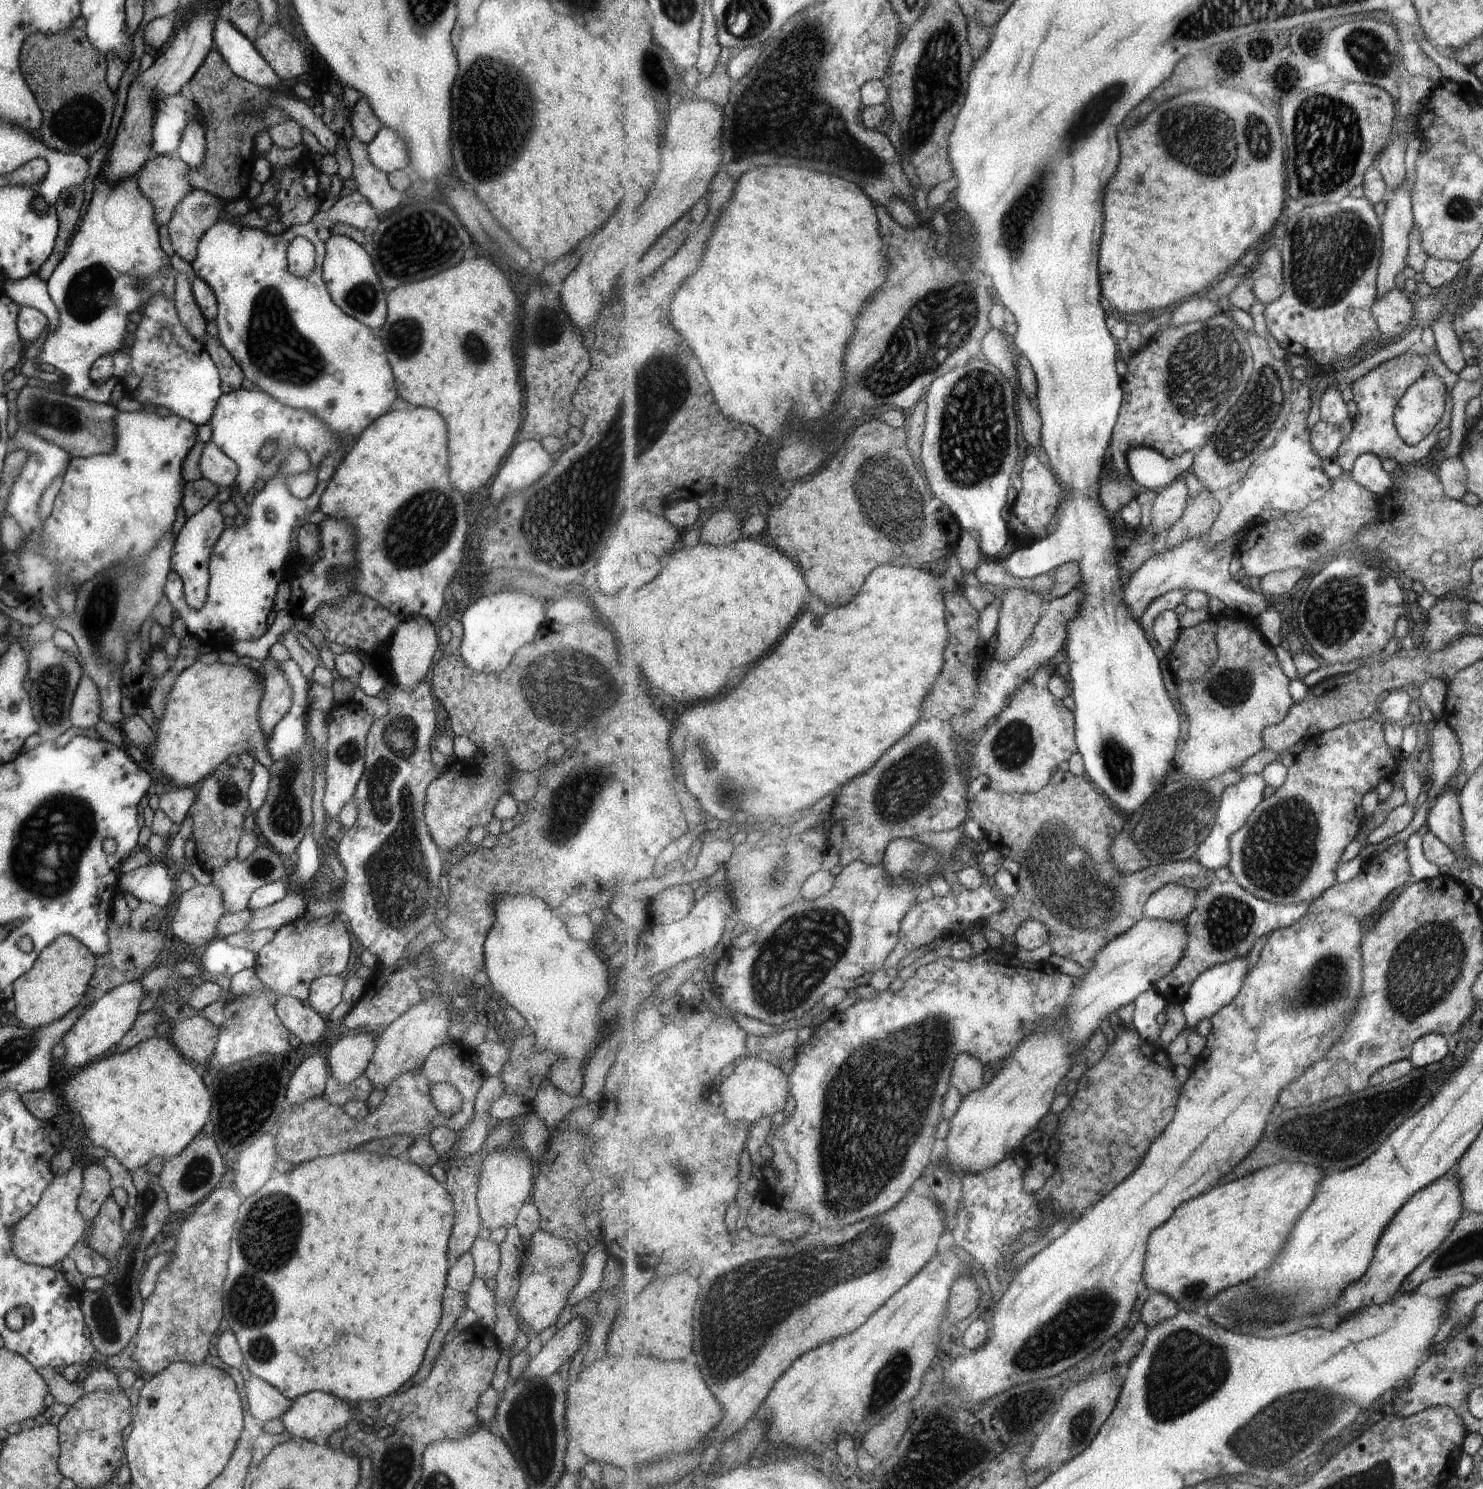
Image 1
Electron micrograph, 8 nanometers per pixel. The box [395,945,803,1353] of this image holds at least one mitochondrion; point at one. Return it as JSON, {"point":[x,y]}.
{"point":[684,1176]}

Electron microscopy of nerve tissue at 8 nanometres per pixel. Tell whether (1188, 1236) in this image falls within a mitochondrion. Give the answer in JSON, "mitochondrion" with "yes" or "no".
{"mitochondrion":"no"}

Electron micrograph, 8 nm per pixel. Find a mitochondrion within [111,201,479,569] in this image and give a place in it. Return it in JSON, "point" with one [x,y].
{"point":[280,352]}

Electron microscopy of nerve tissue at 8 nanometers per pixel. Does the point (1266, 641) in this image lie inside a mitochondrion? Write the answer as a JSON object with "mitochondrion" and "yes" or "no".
{"mitochondrion":"no"}

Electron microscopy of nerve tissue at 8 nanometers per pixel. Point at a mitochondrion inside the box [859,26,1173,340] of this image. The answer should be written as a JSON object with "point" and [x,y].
{"point":[1012,229]}

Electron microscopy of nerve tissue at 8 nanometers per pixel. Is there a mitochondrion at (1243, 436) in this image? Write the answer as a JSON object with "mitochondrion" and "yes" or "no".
{"mitochondrion":"yes"}

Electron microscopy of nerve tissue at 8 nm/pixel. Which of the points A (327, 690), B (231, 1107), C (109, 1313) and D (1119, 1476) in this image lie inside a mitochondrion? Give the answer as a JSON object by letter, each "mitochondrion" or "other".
{"A":"other","B":"other","C":"mitochondrion","D":"other"}

